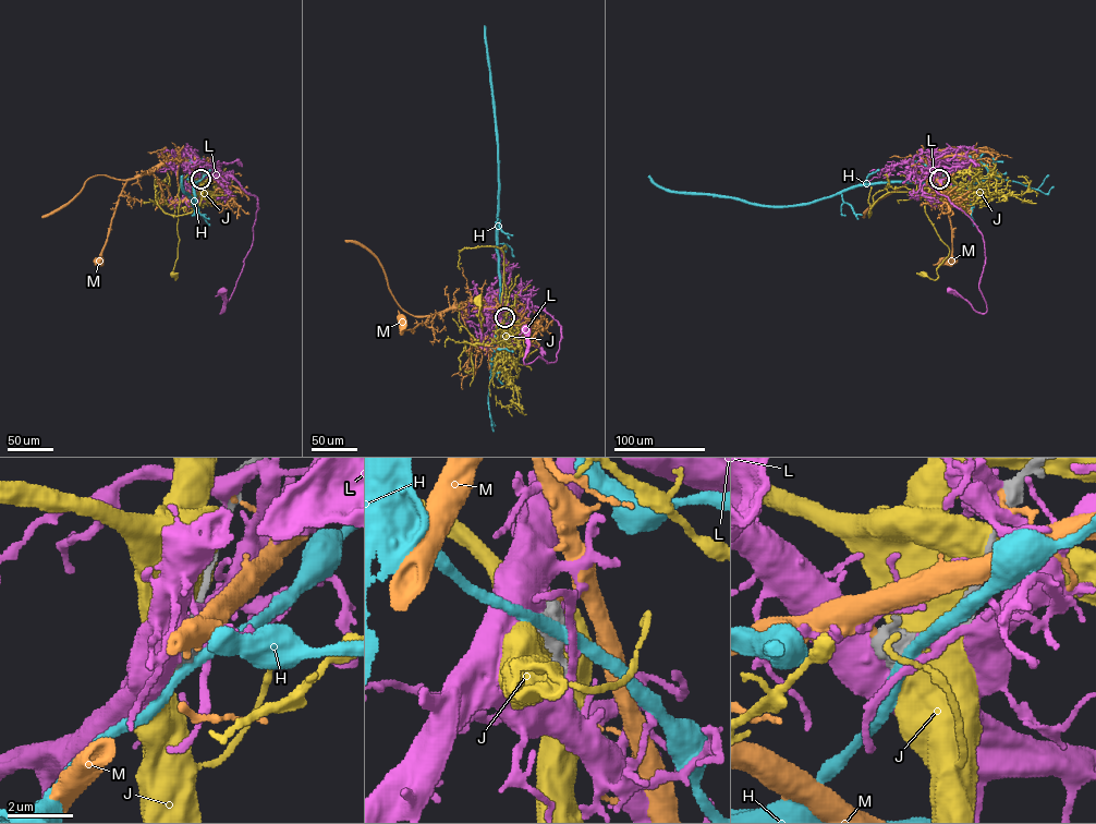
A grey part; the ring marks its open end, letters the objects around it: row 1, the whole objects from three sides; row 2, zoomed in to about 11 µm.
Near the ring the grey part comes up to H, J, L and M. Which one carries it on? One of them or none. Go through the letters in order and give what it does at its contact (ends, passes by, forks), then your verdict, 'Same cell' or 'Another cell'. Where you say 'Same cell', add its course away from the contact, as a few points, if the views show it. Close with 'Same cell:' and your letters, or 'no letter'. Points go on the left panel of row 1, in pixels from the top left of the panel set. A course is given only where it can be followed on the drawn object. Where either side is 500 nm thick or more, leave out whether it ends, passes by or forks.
H: Another cell
J: Another cell
L: Another cell
M: Another cell
Same cell: no letter

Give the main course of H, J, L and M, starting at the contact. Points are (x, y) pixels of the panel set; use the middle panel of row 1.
H: (504, 317), (500, 314), (498, 273), (498, 137), (486, 27)
J: (503, 317), (495, 310), (483, 307), (482, 302), (480, 326), (476, 302)
L: (504, 316), (528, 306), (549, 313), (560, 325), (556, 361), (548, 363), (538, 356), (524, 364), (525, 328)
M: (504, 316), (498, 306), (471, 302), (434, 314), (413, 329), (402, 330), (404, 322)

